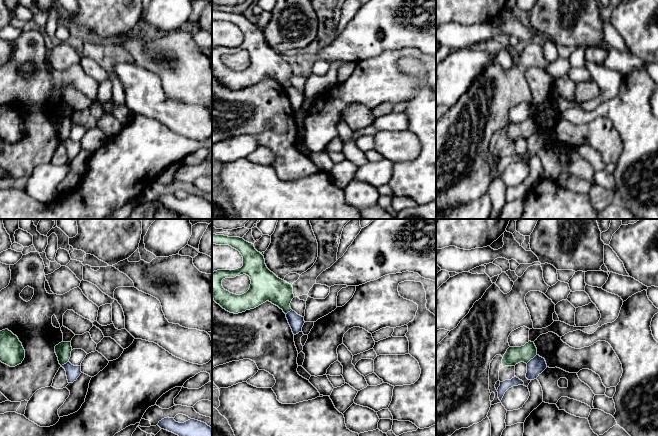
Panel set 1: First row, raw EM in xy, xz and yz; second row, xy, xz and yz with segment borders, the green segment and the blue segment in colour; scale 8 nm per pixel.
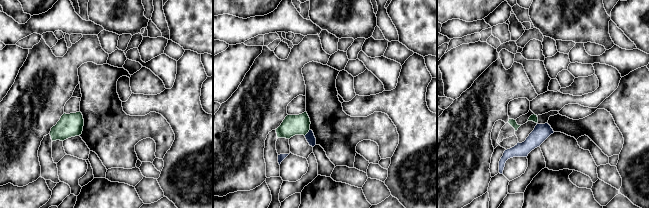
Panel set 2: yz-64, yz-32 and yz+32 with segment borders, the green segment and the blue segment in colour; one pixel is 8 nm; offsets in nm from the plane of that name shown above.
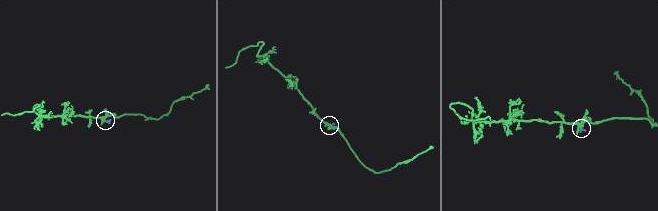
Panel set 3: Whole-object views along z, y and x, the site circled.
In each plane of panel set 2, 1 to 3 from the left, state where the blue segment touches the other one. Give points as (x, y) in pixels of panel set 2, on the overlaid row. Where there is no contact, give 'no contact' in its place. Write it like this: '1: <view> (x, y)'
1: no contact
2: yz-32 (307, 132)
3: no contact

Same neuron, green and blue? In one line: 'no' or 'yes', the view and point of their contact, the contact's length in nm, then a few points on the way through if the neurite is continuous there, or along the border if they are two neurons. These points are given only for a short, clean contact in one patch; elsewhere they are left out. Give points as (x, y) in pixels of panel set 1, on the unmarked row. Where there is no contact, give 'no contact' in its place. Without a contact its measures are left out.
no; contact yz (531, 134); length 120 nm; border yz (536, 130), (526, 139)

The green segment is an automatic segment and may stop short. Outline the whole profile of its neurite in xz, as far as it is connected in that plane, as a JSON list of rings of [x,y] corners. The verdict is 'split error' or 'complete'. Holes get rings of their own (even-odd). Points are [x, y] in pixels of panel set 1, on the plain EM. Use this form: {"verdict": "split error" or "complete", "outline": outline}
{"verdict": "complete", "outline": [[[212,10],[212,20],[229,21],[238,26],[243,33],[243,42],[241,44],[235,46],[217,46],[212,49],[212,72],[214,77],[223,85],[230,89],[238,90],[246,86],[254,85],[266,77],[269,77],[282,85],[285,90],[292,86],[290,83],[290,79],[294,74],[292,61],[278,54],[267,44],[264,32],[255,25],[254,20],[240,13],[228,13],[216,10]],[[243,50],[248,51],[251,56],[250,64],[246,69],[236,71],[223,64],[223,55],[234,54]]]}

